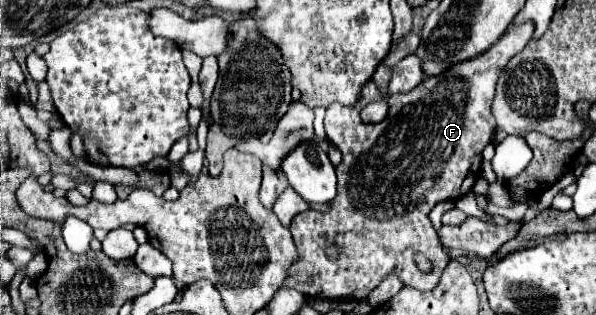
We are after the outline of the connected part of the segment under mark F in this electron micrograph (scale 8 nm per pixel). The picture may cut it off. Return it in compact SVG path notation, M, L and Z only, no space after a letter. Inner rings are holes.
M531 21L523 25L509 27L499 41L479 53L479 57L471 57L467 61L461 61L459 65L451 65L447 71L427 77L419 87L415 87L409 93L391 95L389 97L389 115L385 121L367 125L361 121L359 111L369 103L379 99L379 93L369 81L363 91L361 99L353 107L343 105L331 105L325 115L325 131L327 139L331 139L339 151L343 153L343 161L337 167L337 179L339 179L339 193L329 203L327 213L319 213L315 209L307 209L293 217L291 223L291 235L295 239L297 251L299 251L299 263L295 263L289 269L289 277L285 279L283 287L291 287L301 291L307 297L323 297L323 299L339 299L339 297L365 297L369 291L373 291L381 279L389 273L395 273L401 277L403 285L415 287L415 289L433 289L439 283L439 277L447 263L451 261L449 253L439 241L437 231L433 229L429 221L429 211L439 203L447 199L457 199L461 195L467 195L477 177L479 177L479 165L481 165L481 151L487 143L493 141L495 135L495 117L491 113L491 103L495 97L497 79L507 65L511 57L515 57L525 43L533 39L535 25ZM327 245L339 245L339 259L327 259ZM415 253L423 253L425 257L431 257L435 261L435 269L431 273L419 273L419 267L415 265Z

